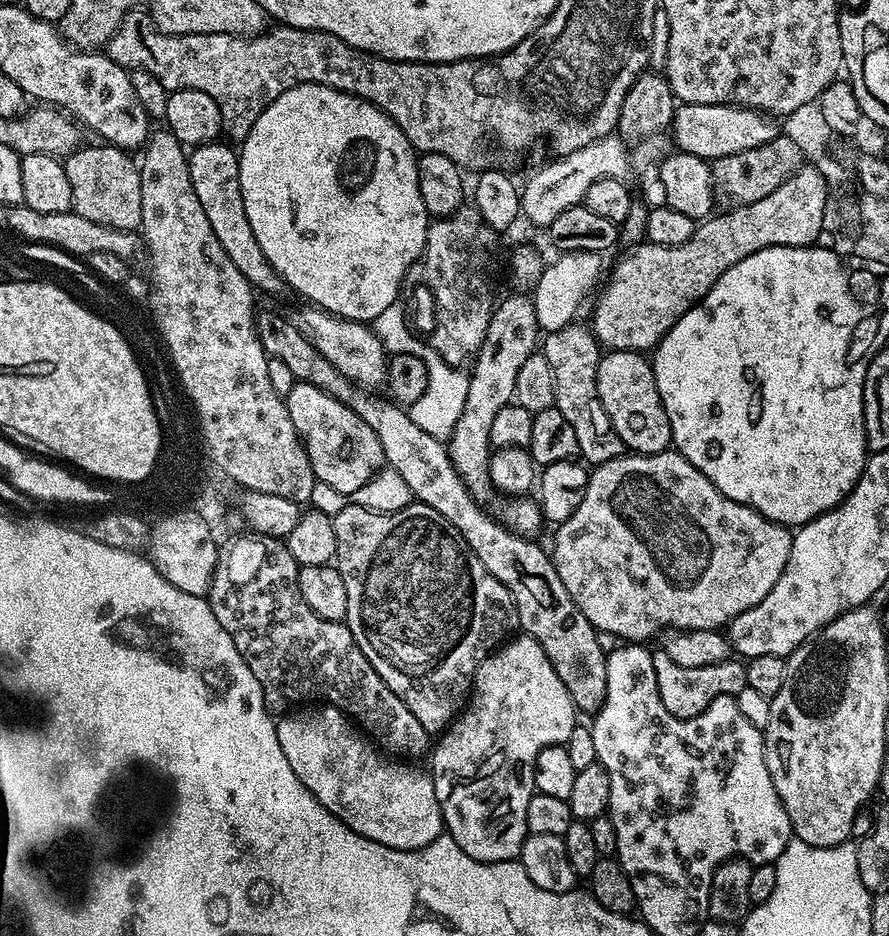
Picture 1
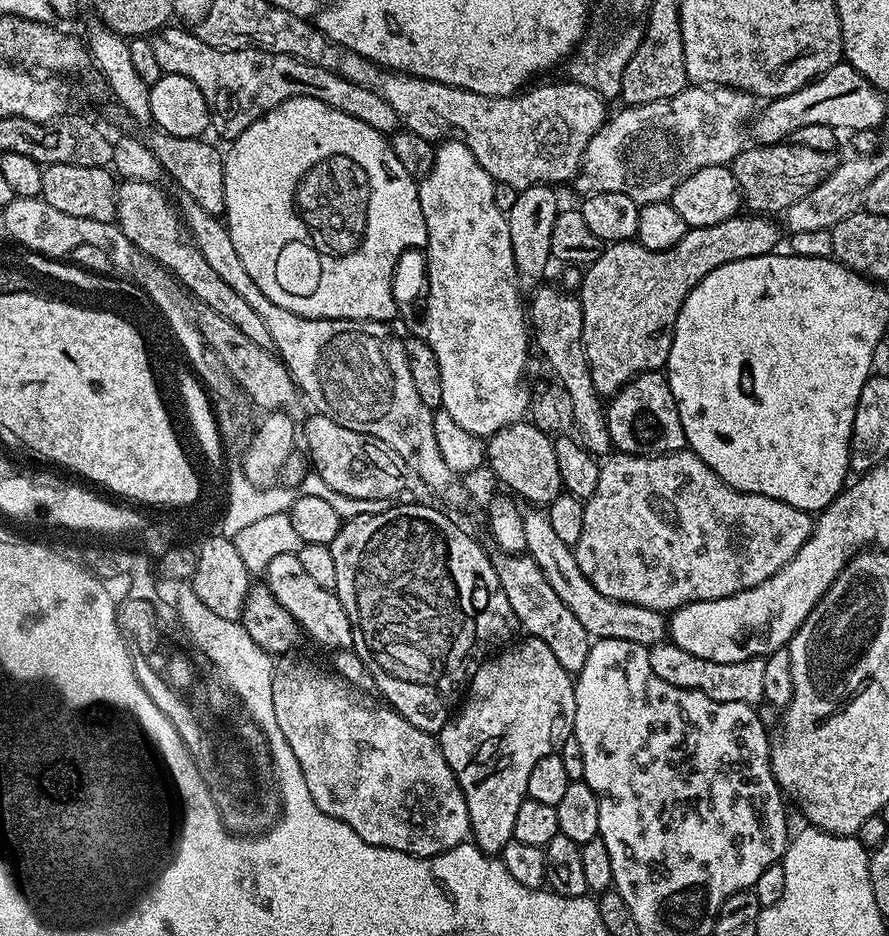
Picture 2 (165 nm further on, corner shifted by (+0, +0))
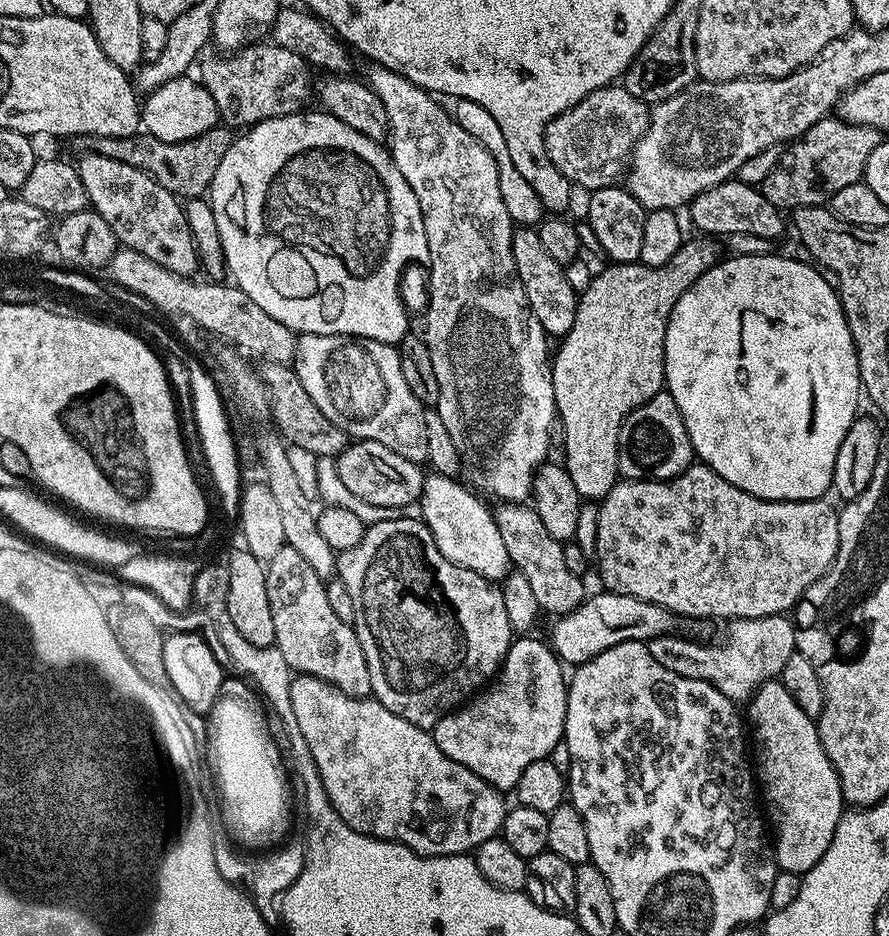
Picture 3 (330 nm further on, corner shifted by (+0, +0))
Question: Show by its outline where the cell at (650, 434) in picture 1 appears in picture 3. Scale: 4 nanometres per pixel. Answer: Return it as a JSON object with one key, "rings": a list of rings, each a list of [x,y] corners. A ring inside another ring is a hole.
{"rings":[[[667,390],[654,394],[650,402],[638,406],[638,410],[622,422],[622,430],[618,434],[618,466],[623,479],[669,480],[685,472],[693,463],[692,443],[682,422],[678,402],[674,402]]]}

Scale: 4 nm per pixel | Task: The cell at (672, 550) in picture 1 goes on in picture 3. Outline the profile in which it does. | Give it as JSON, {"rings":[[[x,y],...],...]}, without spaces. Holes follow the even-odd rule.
{"rings":[[[694,462],[682,474],[669,480],[626,480],[617,479],[616,485],[599,501],[598,538],[594,564],[600,567],[600,580],[605,589],[618,594],[626,594],[630,598],[638,598],[642,602],[650,602],[675,612],[677,617],[693,616],[696,620],[753,620],[763,616],[788,614],[795,609],[796,603],[804,597],[804,591],[834,562],[838,554],[838,512],[827,504],[827,499],[818,500],[763,500],[754,494],[746,494],[746,490],[738,490],[726,478],[722,478],[703,462]]]}

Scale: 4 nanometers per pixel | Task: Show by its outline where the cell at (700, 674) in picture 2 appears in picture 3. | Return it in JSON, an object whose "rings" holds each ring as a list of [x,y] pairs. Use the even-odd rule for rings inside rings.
{"rings":[[[787,615],[763,616],[753,620],[729,620],[728,633],[717,644],[699,644],[681,634],[655,636],[647,641],[650,654],[666,670],[714,686],[733,702],[747,702],[766,680],[779,677],[782,666],[796,652],[796,626]]]}

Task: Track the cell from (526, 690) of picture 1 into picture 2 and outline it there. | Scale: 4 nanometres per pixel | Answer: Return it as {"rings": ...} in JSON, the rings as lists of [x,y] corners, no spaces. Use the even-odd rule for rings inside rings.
{"rings":[[[517,639],[481,664],[466,689],[466,699],[438,734],[442,754],[450,770],[454,770],[454,778],[458,778],[458,786],[466,798],[471,839],[485,854],[499,854],[513,840],[518,806],[522,806],[527,797],[530,770],[534,770],[538,758],[559,753],[563,743],[573,736],[576,689],[573,677],[562,670],[562,665],[558,658],[554,658],[546,642],[523,639]]]}

